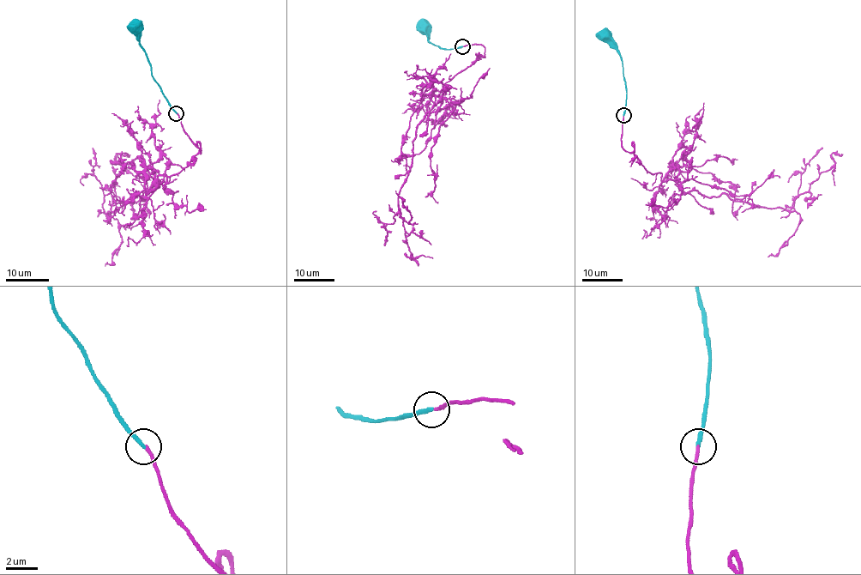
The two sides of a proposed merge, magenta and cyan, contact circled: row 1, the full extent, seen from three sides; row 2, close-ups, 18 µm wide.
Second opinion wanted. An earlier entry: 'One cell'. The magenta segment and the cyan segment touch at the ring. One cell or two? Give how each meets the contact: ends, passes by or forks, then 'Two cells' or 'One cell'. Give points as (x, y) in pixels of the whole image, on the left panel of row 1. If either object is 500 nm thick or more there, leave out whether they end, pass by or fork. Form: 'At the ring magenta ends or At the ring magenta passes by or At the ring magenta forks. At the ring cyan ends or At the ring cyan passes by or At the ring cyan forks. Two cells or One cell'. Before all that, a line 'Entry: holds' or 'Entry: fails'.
Entry: holds
At the ring magenta ends. At the ring cyan ends. One cell

